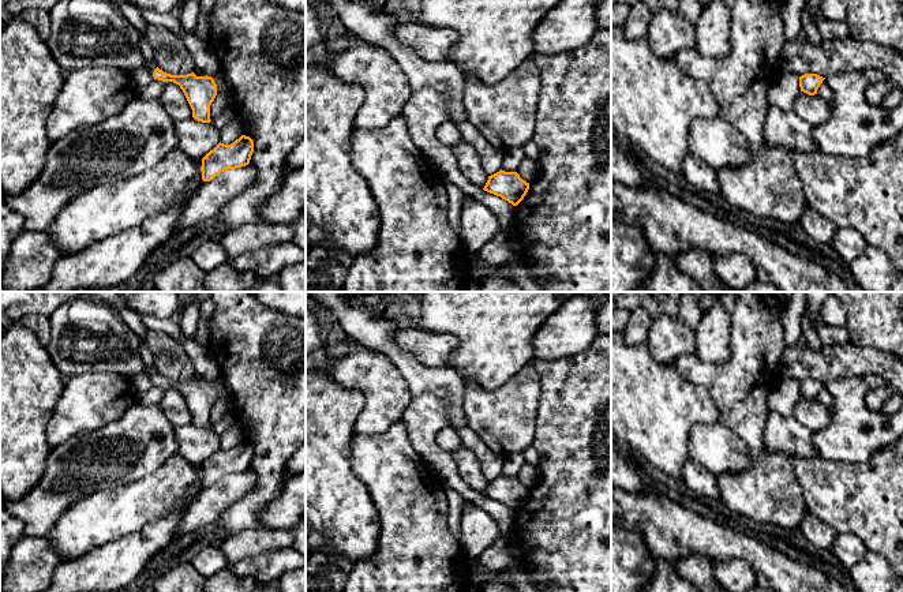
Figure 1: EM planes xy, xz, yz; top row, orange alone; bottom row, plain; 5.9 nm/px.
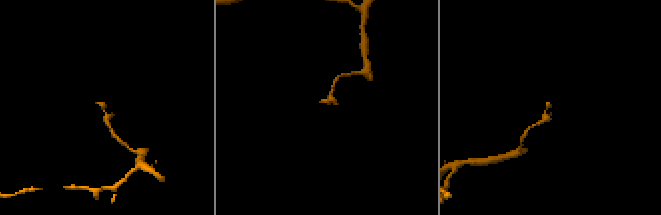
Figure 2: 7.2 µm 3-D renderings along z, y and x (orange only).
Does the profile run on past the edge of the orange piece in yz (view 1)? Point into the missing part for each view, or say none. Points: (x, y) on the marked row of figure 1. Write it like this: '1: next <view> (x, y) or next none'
1: next none

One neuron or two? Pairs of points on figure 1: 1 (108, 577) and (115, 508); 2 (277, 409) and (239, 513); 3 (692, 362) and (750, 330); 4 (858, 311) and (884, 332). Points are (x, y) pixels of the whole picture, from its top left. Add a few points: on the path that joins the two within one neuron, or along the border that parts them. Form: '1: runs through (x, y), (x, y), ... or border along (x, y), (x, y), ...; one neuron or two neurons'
1: border along (141, 528), (82, 554); two neurons
2: runs through (276, 435), (269, 461), (269, 484), (265, 489); one neuron
3: runs through (709, 370), (726, 370), (748, 348); one neuron
4: runs through (865, 313), (877, 325); one neuron

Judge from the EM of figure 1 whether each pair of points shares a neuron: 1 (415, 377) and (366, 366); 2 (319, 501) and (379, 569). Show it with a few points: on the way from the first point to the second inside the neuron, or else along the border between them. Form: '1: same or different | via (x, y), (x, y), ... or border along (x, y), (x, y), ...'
1: different | border along (378, 352), (382, 352), (392, 362), (412, 396)
2: different | border along (381, 527), (377, 549), (368, 557), (355, 564)

